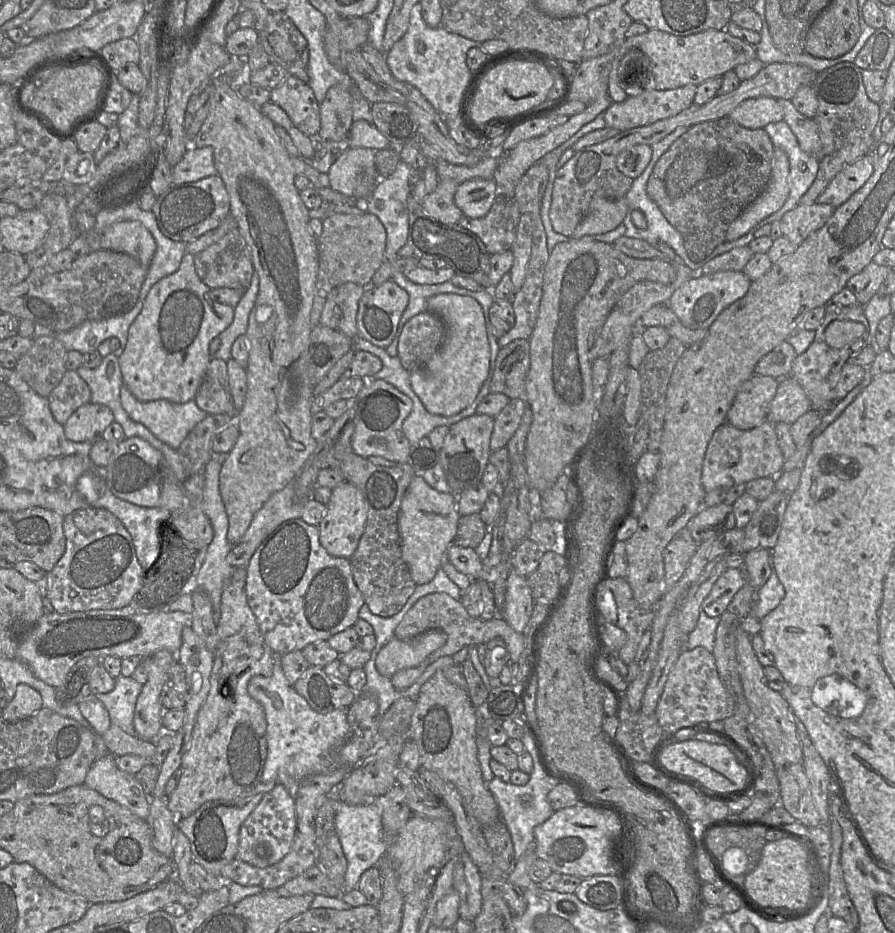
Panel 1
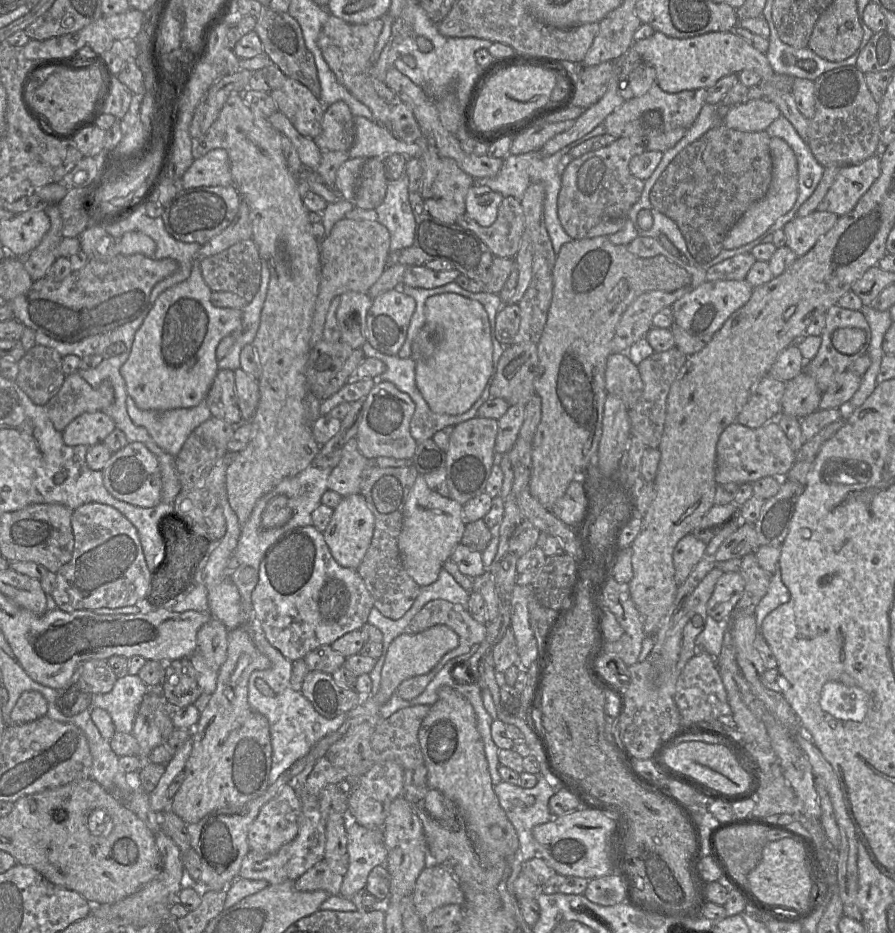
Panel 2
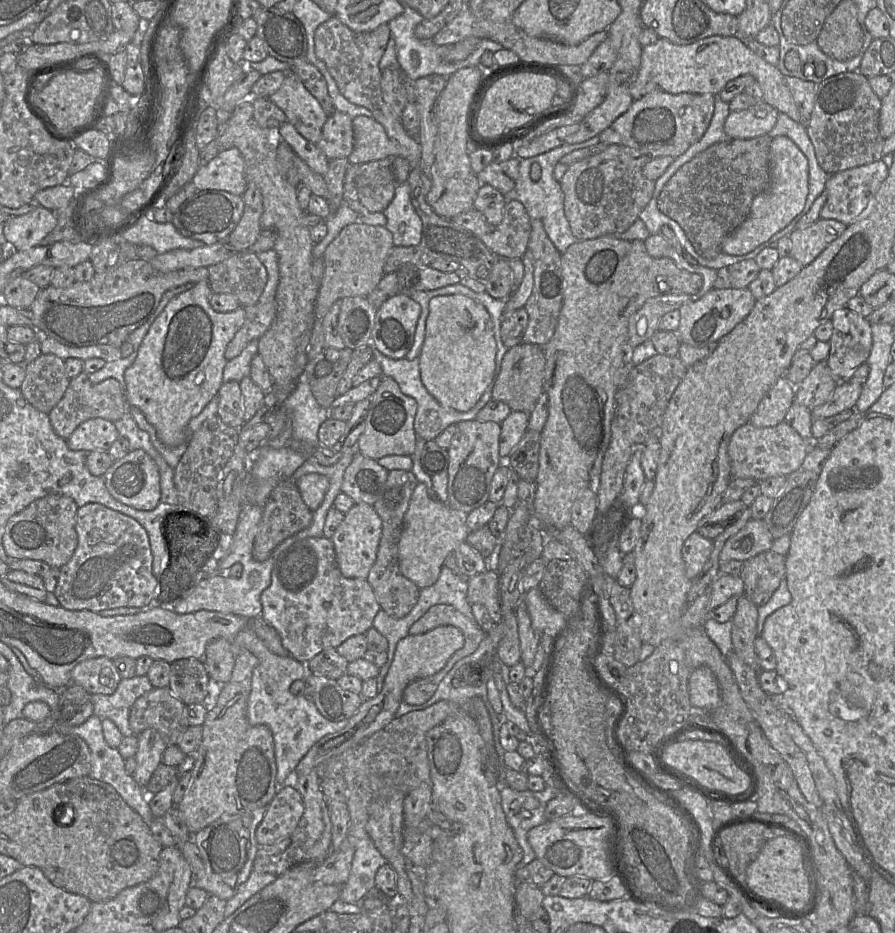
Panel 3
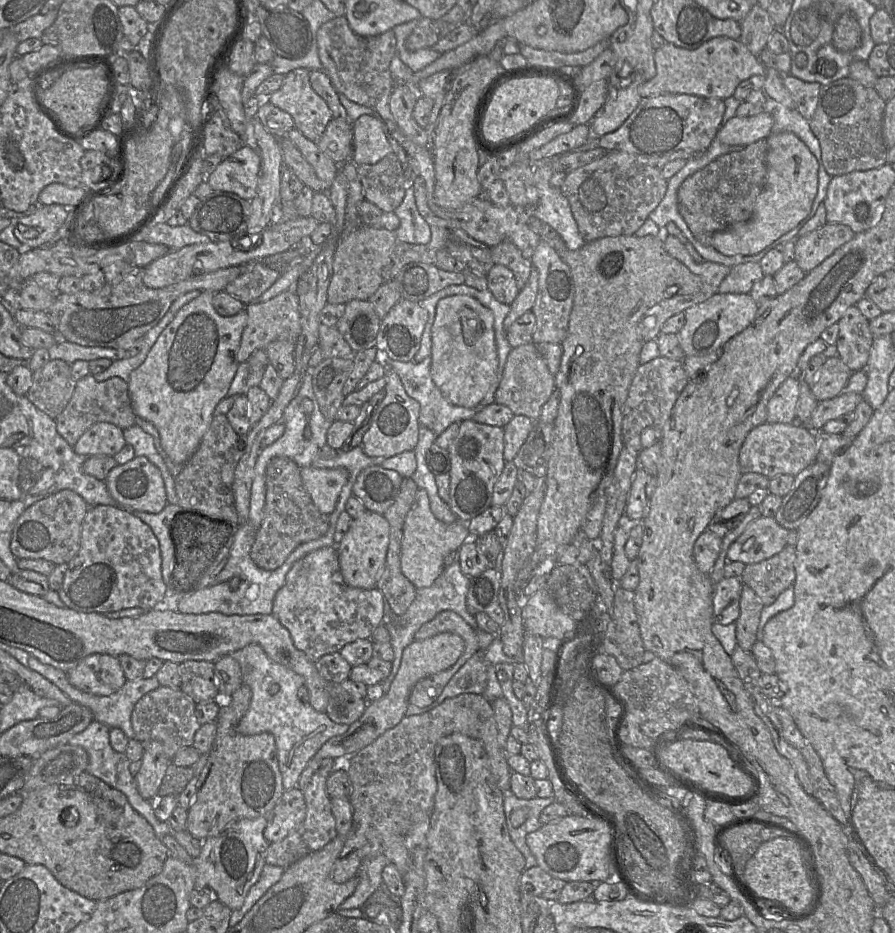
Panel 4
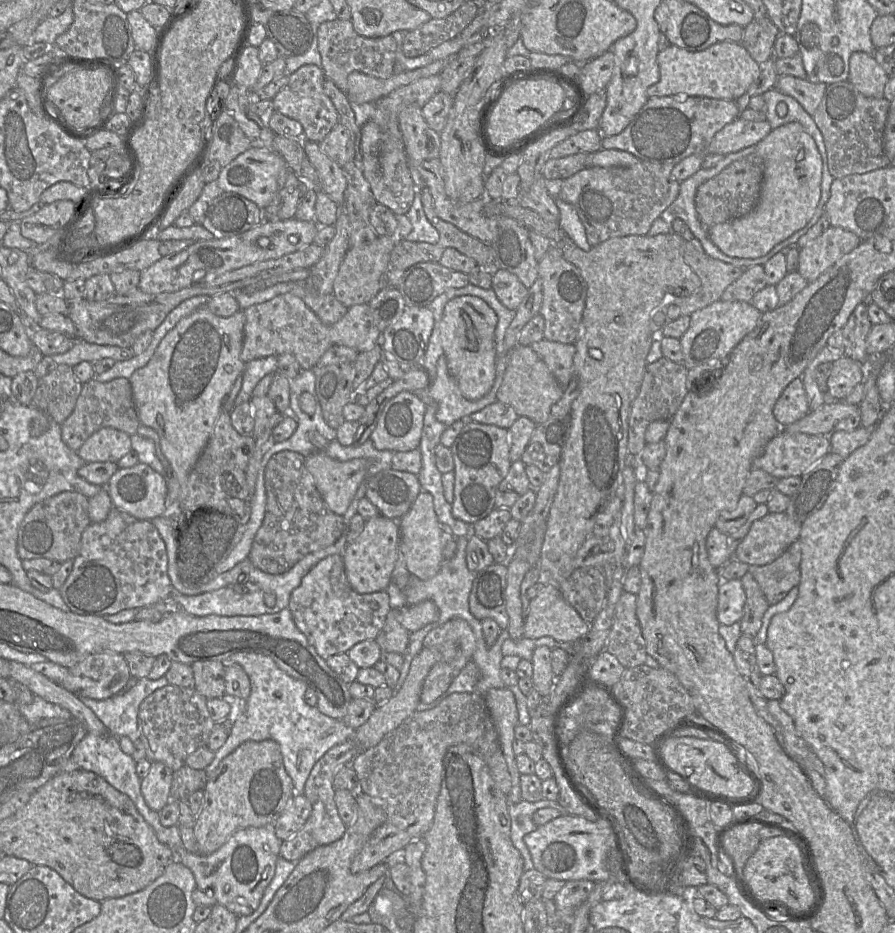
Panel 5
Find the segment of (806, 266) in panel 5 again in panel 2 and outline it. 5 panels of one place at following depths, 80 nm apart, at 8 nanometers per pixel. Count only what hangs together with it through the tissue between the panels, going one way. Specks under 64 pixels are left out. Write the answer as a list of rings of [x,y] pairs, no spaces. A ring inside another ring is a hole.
[[[819,210],[804,217],[796,216],[783,228],[787,246],[797,256],[805,255],[814,247],[818,239],[835,225],[838,217],[834,213]]]

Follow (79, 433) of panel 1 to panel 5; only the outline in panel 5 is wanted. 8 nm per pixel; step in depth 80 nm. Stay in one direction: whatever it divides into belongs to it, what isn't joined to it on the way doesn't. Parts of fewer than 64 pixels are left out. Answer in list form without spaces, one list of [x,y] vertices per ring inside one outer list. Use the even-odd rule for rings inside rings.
[[[105,427],[94,432],[84,442],[76,454],[85,461],[85,463],[117,463],[131,450],[131,439],[127,433]]]

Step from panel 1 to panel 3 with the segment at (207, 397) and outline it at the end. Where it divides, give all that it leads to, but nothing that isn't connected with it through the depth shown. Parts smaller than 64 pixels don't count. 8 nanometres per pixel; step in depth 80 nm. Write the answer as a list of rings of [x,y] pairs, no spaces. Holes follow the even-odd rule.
[[[223,383],[217,393],[217,416],[229,427],[240,429],[244,421],[243,399],[239,383]]]

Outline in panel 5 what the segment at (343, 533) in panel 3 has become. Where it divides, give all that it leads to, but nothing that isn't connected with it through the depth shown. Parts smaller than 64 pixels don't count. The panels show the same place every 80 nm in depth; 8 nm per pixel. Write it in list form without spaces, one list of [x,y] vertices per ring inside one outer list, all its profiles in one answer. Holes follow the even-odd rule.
[[[379,515],[365,521],[362,532],[345,547],[341,555],[349,586],[359,594],[386,591],[399,555],[398,521]]]

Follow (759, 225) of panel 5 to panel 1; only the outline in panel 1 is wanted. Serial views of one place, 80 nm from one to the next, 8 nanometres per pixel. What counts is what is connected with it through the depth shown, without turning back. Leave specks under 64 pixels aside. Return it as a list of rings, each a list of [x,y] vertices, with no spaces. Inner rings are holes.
[[[774,147],[772,173],[766,188],[729,226],[726,241],[731,242],[745,236],[761,221],[782,208],[790,192],[789,176],[788,155],[783,150]]]

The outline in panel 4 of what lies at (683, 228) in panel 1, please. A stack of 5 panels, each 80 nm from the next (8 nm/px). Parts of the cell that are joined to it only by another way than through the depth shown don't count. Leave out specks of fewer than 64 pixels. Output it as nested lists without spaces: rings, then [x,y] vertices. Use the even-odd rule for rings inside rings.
[[[767,139],[758,140],[739,151],[719,156],[687,177],[677,191],[679,212],[694,238],[712,246],[713,235],[752,217],[757,197],[767,177]]]

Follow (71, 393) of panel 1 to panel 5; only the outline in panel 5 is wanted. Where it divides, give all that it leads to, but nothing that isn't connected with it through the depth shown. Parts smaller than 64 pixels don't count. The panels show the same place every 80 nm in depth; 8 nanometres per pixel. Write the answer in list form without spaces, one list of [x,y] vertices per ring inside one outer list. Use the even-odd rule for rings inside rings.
[[[115,378],[108,382],[92,379],[82,385],[73,412],[60,425],[61,438],[69,449],[77,452],[94,432],[102,428],[114,428],[131,436],[137,433],[140,424],[129,379]]]

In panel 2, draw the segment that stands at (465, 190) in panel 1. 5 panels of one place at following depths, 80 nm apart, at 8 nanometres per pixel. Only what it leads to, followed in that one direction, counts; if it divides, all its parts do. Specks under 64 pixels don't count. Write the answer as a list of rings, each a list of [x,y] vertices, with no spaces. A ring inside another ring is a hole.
[[[473,185],[466,196],[466,214],[481,226],[491,226],[497,219],[498,208],[503,198],[488,186]]]

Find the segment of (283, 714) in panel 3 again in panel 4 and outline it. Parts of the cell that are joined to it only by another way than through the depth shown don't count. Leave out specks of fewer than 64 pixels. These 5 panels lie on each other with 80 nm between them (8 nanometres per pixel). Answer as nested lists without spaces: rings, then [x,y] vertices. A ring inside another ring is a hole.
[[[247,645],[229,655],[239,663],[244,683],[251,689],[249,709],[236,726],[236,731],[242,735],[273,734],[283,787],[285,790],[297,788],[301,773],[319,749],[332,737],[344,734],[350,725],[335,723],[326,713],[302,702],[297,692],[304,686],[304,678],[270,659],[259,645]]]

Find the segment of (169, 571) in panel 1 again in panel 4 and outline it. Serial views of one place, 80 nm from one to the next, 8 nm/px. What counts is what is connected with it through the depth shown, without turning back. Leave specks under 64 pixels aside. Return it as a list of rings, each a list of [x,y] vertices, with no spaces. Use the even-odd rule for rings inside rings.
[[[189,514],[175,515],[171,523],[171,540],[174,546],[175,565],[169,579],[168,595],[165,598],[164,606],[174,605],[175,609],[175,601],[177,598],[190,593],[199,586],[200,581],[215,562],[221,550],[227,544],[231,545],[235,529],[236,526],[232,525],[224,518],[215,520]]]

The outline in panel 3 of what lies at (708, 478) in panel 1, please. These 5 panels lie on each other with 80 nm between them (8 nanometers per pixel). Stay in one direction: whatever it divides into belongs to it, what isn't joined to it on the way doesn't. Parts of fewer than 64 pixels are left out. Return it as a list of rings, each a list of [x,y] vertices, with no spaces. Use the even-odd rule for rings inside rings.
[[[783,421],[770,427],[758,428],[747,423],[737,428],[728,444],[732,478],[753,479],[756,482],[774,476],[787,477],[801,469],[811,442],[804,439],[790,424]]]

